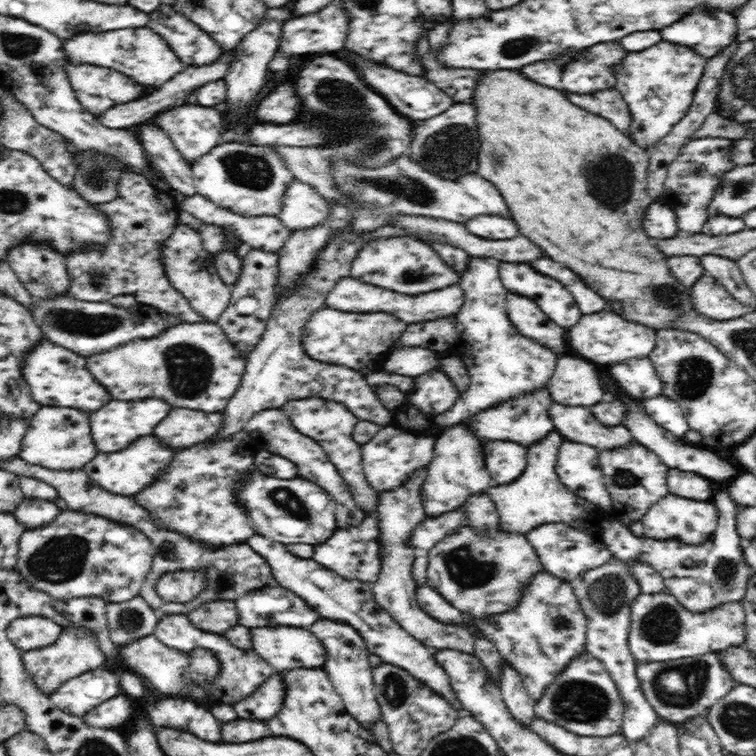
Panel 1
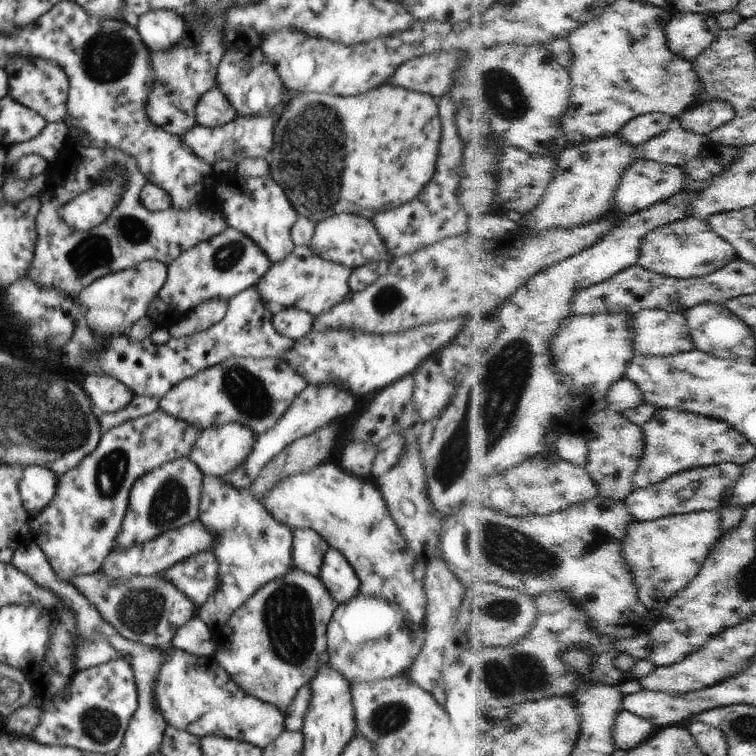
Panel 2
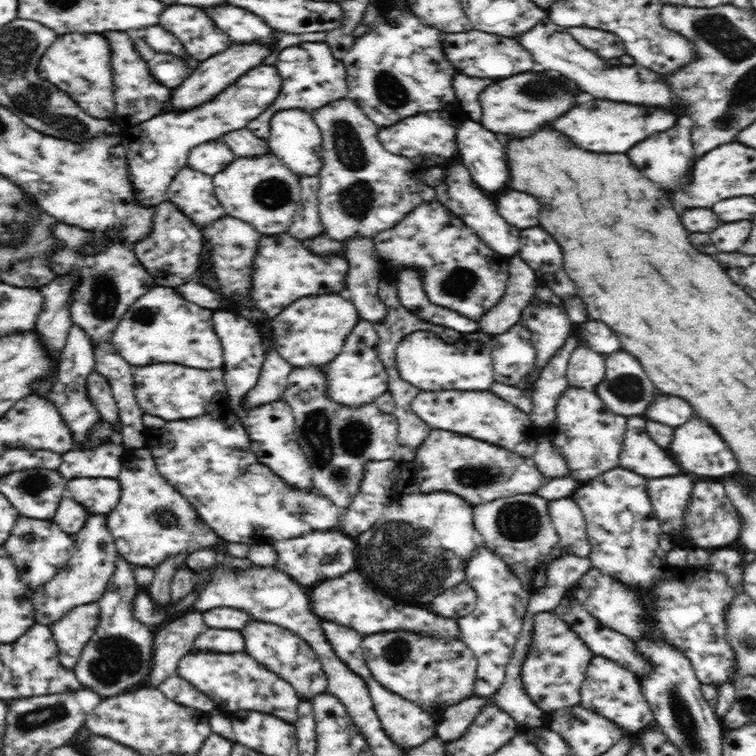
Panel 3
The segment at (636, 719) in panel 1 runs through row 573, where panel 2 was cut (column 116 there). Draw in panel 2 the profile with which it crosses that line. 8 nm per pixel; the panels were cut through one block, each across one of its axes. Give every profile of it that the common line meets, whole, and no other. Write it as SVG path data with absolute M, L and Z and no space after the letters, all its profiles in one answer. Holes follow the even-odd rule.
M97 571L86 576L76 576L68 582L74 584L74 588L83 594L86 600L90 600L90 604L94 604L100 616L108 624L112 624L124 638L146 647L166 649L176 631L196 616L198 609L186 594L182 594L162 574L130 576L124 582L115 583Z

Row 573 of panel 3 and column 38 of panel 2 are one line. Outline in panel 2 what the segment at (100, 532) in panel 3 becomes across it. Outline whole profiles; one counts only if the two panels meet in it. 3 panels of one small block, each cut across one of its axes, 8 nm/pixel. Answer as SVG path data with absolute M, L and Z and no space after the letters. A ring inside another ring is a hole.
M17 58L15 63L9 63L8 95L16 102L38 112L48 123L62 122L66 118L66 107L69 95L69 80L62 66L42 58L24 59Z

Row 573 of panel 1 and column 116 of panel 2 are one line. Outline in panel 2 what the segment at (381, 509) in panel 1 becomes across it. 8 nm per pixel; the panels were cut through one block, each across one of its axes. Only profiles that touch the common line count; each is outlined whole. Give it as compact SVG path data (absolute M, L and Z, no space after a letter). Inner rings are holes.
M89 373L83 386L89 396L92 406L103 414L124 410L128 404L134 402L134 392L120 380L105 373Z

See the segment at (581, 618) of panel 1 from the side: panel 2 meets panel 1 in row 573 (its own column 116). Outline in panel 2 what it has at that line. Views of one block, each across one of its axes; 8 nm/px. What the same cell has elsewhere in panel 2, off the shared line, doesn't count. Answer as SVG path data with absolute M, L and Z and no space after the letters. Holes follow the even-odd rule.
M178 458L152 472L147 472L132 485L129 494L128 510L122 520L122 526L114 550L132 548L134 544L146 544L165 532L176 530L199 518L199 504L202 494L202 482L205 474L189 459Z

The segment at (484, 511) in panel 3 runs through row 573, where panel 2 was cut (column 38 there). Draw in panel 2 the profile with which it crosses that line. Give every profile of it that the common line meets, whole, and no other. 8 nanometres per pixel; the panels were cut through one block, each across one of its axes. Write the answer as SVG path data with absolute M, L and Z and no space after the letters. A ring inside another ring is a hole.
M159 408L152 414L130 419L101 433L98 446L76 468L58 478L57 491L50 504L38 516L29 517L29 537L42 549L58 578L68 581L101 569L120 532L132 485L147 472L178 458L188 457L200 433L196 426L178 420Z

